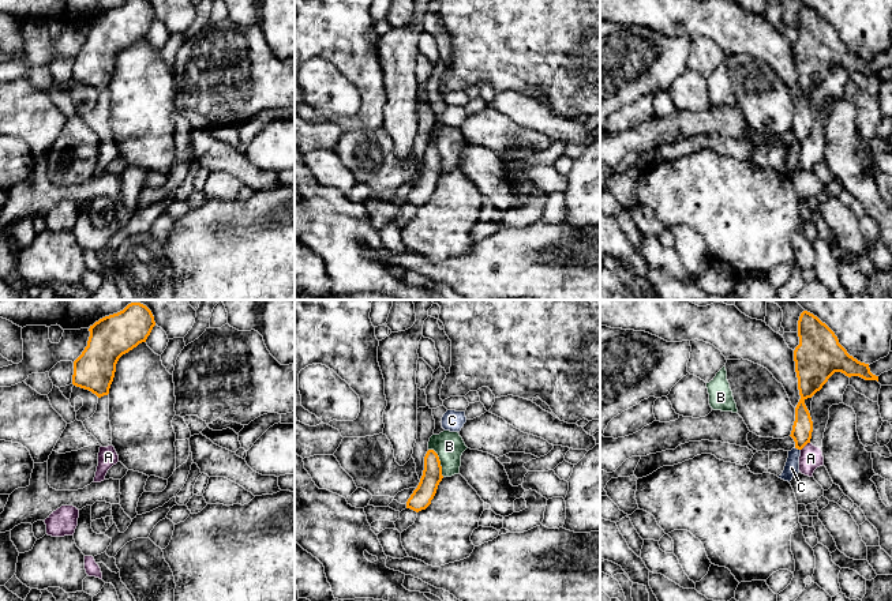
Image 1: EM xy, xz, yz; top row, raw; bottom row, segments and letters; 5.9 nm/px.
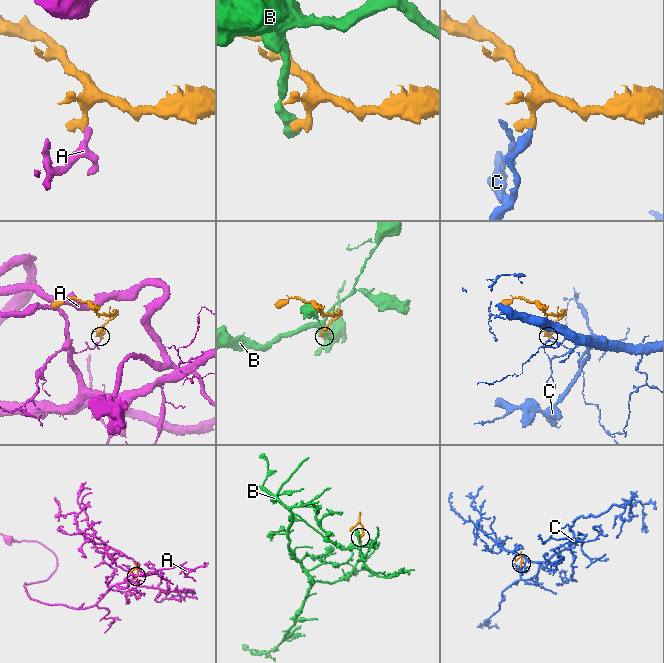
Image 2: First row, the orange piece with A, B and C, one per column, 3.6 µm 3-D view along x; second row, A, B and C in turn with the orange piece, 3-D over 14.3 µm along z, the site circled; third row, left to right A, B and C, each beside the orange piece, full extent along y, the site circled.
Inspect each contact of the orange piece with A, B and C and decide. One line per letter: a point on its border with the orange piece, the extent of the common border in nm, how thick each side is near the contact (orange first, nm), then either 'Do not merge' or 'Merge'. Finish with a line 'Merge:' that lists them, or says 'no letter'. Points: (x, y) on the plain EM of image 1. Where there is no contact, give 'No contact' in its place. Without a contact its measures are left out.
A: Touches orange at yz (805, 139). Shared border 80 nm. Thickness 120 nm (orange) against 130 nm. Do not merge
B: Touches orange at xz (439, 156). Shared border 190 nm. Thickness 120 nm (orange) against 170 nm. Do not merge
C: Touches orange at yz (797, 142). Shared border 40 nm. Thickness 120 nm (orange) against 90 nm. Do not merge
Merge: no letter

